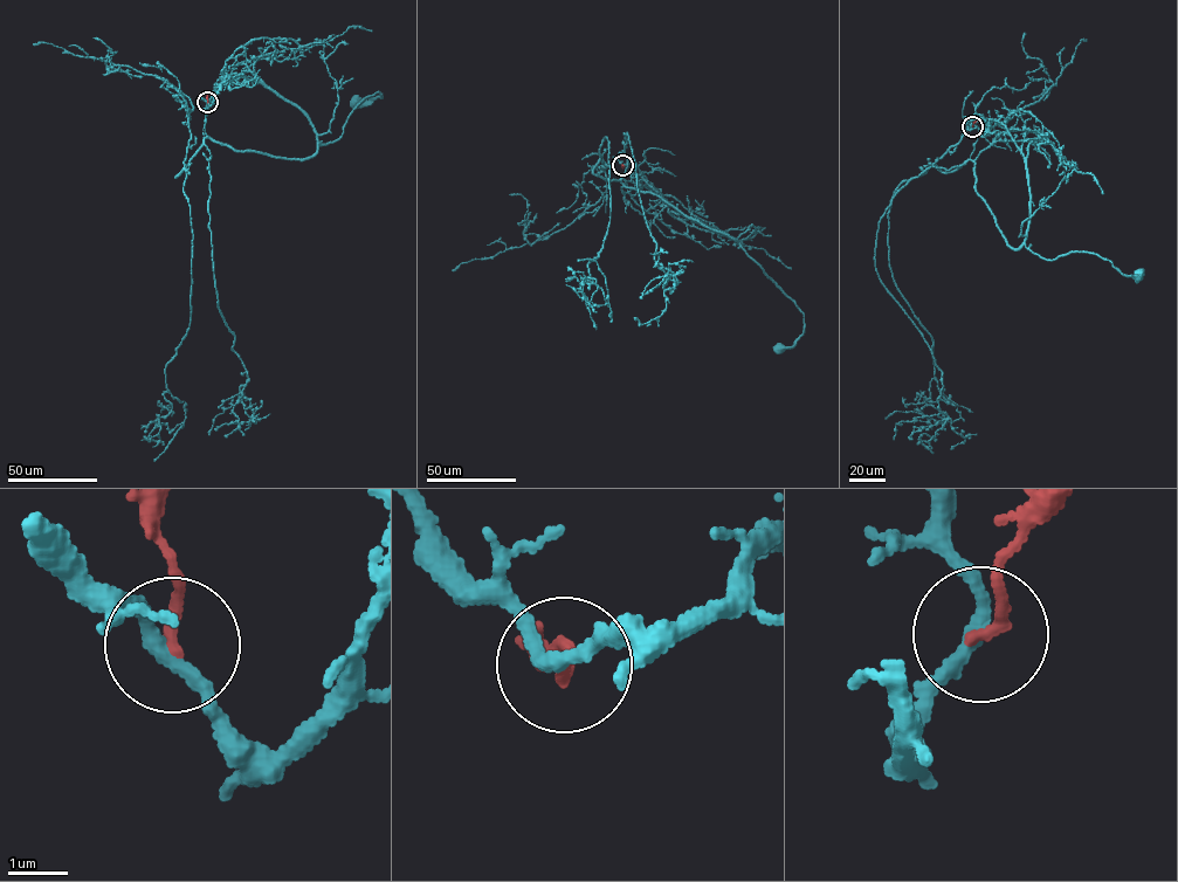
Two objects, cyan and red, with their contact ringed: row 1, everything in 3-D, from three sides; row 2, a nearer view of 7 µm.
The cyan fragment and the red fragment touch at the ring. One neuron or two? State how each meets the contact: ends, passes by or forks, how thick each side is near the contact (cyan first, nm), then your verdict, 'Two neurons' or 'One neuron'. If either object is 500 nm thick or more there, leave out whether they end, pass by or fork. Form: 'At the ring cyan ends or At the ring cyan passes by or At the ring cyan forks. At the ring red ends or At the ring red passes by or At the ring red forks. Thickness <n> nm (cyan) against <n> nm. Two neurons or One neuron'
At the ring cyan passes by. At the ring red ends. Thickness 240 nm (cyan) against 200 nm. Two neurons

